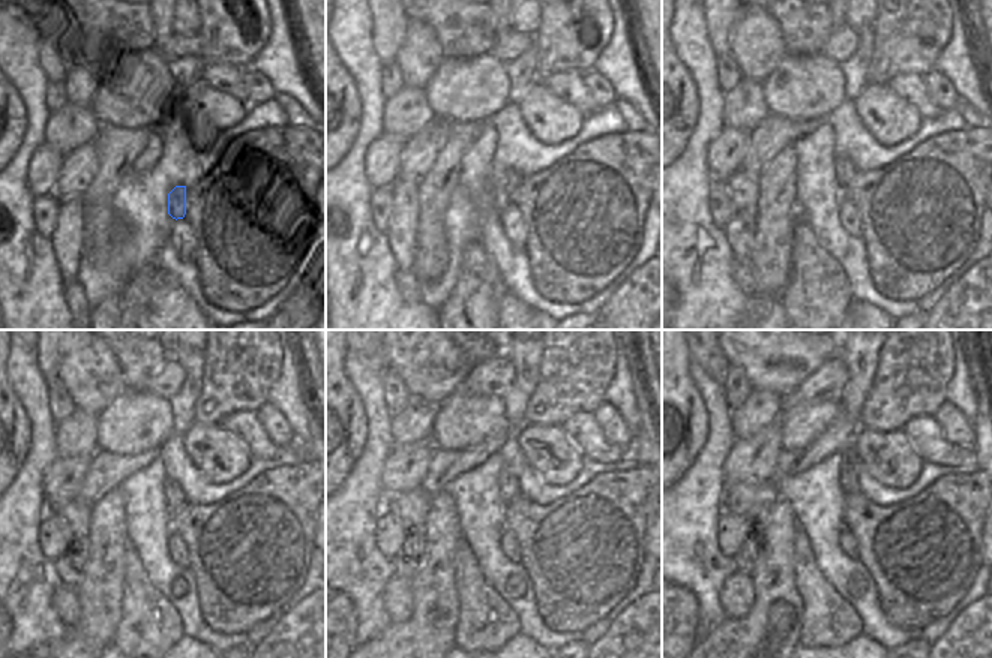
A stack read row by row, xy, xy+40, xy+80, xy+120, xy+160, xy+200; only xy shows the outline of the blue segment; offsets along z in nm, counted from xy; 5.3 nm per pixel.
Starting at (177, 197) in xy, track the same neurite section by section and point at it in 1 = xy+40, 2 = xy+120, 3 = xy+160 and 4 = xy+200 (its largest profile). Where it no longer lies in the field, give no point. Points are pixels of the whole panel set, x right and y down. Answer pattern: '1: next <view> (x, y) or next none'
1: next xy+40 (508, 180)
2: next xy+120 (174, 498)
3: next xy+160 (509, 484)
4: next xy+200 (850, 462)

